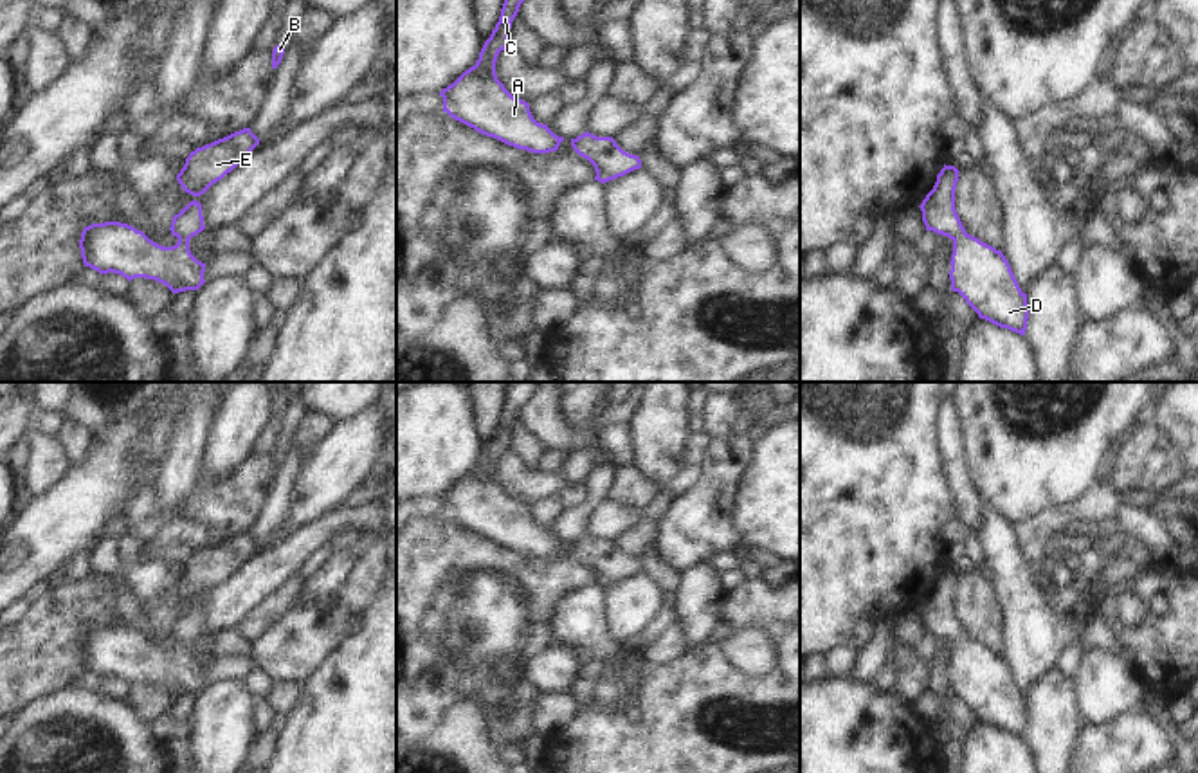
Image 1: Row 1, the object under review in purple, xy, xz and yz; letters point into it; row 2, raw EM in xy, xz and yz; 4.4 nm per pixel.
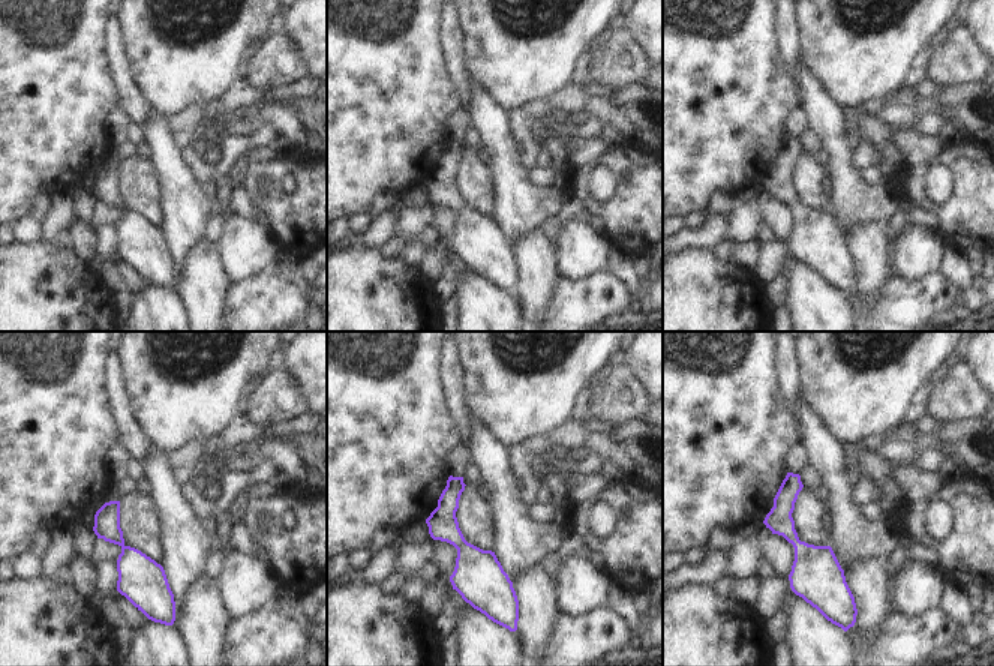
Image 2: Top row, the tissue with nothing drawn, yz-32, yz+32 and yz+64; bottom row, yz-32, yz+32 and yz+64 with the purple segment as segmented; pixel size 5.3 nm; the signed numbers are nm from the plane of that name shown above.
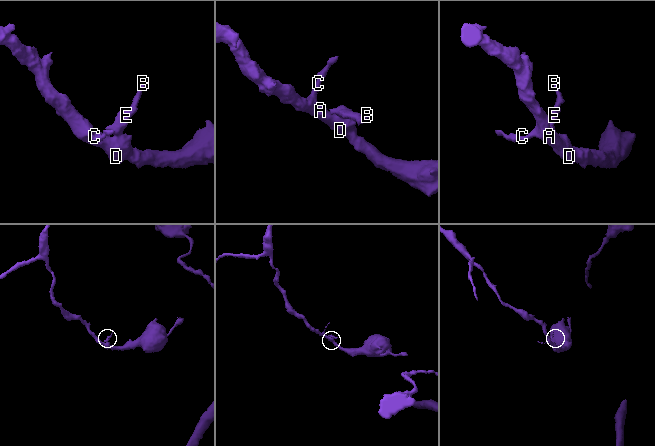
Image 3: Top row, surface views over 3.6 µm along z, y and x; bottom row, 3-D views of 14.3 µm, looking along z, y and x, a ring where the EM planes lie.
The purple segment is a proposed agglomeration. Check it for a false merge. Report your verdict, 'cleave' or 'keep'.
keep

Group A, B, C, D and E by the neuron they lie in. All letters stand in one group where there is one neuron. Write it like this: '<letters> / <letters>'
A B C D E

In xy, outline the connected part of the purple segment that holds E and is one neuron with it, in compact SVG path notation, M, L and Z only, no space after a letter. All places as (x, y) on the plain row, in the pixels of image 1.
M243 532L196 551L186 562L177 584L186 596L196 602L231 577L258 548L259 542L250 535L250 532Z

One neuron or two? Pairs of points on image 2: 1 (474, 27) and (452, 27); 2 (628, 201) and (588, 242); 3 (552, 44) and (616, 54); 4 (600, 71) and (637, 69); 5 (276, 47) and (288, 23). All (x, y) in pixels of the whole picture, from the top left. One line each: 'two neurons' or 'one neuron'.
1: two neurons
2: two neurons
3: two neurons
4: one neuron
5: two neurons

